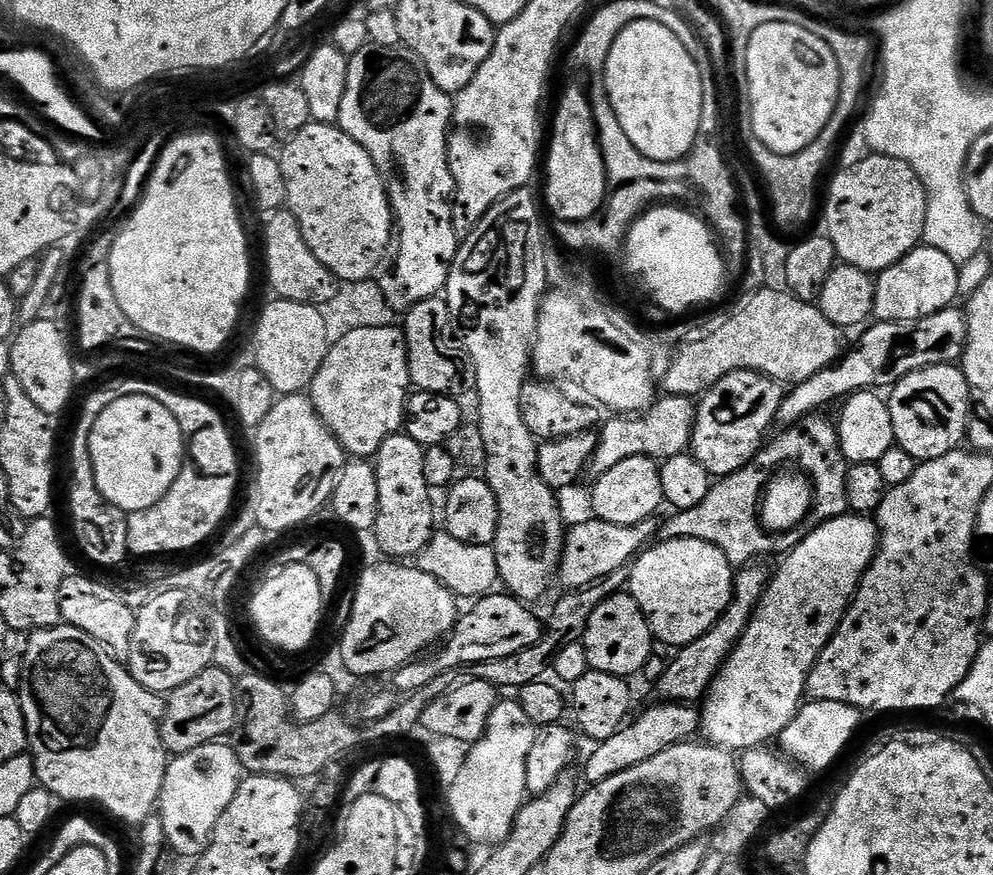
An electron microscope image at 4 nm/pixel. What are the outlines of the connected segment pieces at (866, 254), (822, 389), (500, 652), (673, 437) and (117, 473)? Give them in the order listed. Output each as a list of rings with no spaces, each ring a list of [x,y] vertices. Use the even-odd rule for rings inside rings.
[[[868,154],[865,160],[842,169],[833,178],[832,185],[828,188],[828,201],[825,204],[823,201],[822,204],[822,216],[824,212],[824,220],[828,223],[826,235],[831,240],[837,257],[858,270],[879,274],[894,266],[923,241],[927,205],[926,190],[910,165],[898,158]]]
[[[944,308],[938,314],[930,314],[921,320],[882,320],[865,327],[859,333],[860,341],[849,352],[847,349],[836,363],[795,385],[785,395],[776,415],[776,424],[797,424],[805,416],[824,410],[827,404],[832,404],[835,400],[843,401],[856,392],[891,389],[902,378],[923,368],[939,364],[955,365],[963,357],[964,347],[968,345],[968,318],[958,308]]]
[[[496,590],[481,596],[468,613],[461,615],[453,626],[450,635],[443,641],[440,653],[433,660],[417,659],[415,662],[396,669],[394,679],[400,694],[417,692],[422,686],[434,682],[438,674],[446,670],[463,668],[469,664],[486,663],[491,660],[509,658],[512,654],[526,651],[543,639],[545,625],[531,612],[529,605],[511,594]]]
[[[665,395],[645,412],[616,414],[608,418],[612,420],[605,419],[598,432],[596,454],[590,465],[591,475],[598,478],[606,474],[606,470],[614,470],[618,462],[626,462],[626,458],[648,456],[652,460],[663,462],[672,456],[687,453],[696,425],[696,405],[697,401],[691,396]]]
[[[117,396],[91,421],[89,428],[92,429],[86,432],[86,439],[90,442],[90,458],[98,490],[102,490],[106,502],[118,506],[125,514],[144,512],[154,506],[154,502],[162,499],[180,477],[180,469],[186,463],[186,434],[162,402],[145,396]]]

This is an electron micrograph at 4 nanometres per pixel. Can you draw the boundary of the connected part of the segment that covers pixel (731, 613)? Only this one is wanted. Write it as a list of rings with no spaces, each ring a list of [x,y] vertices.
[[[749,566],[735,573],[732,581],[732,601],[718,618],[718,622],[702,638],[683,645],[673,660],[667,661],[660,680],[655,681],[654,688],[660,691],[659,699],[664,702],[682,704],[685,702],[700,702],[708,695],[720,668],[728,660],[728,655],[736,648],[736,643],[742,638],[746,626],[750,622],[758,602],[762,598],[770,579],[769,569],[764,566]]]

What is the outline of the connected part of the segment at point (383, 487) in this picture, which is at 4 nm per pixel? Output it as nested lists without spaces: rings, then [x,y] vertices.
[[[397,434],[386,438],[374,457],[378,478],[378,518],[374,537],[377,546],[388,555],[385,557],[400,562],[419,557],[438,528],[438,512],[432,509],[434,492],[426,482],[425,451],[424,445],[414,442],[414,438]]]

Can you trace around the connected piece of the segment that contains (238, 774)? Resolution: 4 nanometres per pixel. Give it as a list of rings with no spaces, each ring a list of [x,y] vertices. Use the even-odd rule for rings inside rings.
[[[213,742],[198,746],[198,750],[190,750],[181,756],[172,756],[165,772],[165,781],[162,782],[161,794],[158,803],[158,815],[165,828],[168,839],[167,847],[176,856],[201,856],[212,840],[214,826],[218,826],[218,818],[226,814],[226,806],[234,802],[234,794],[238,790],[242,779],[242,769],[238,758],[234,754],[231,743]]]

